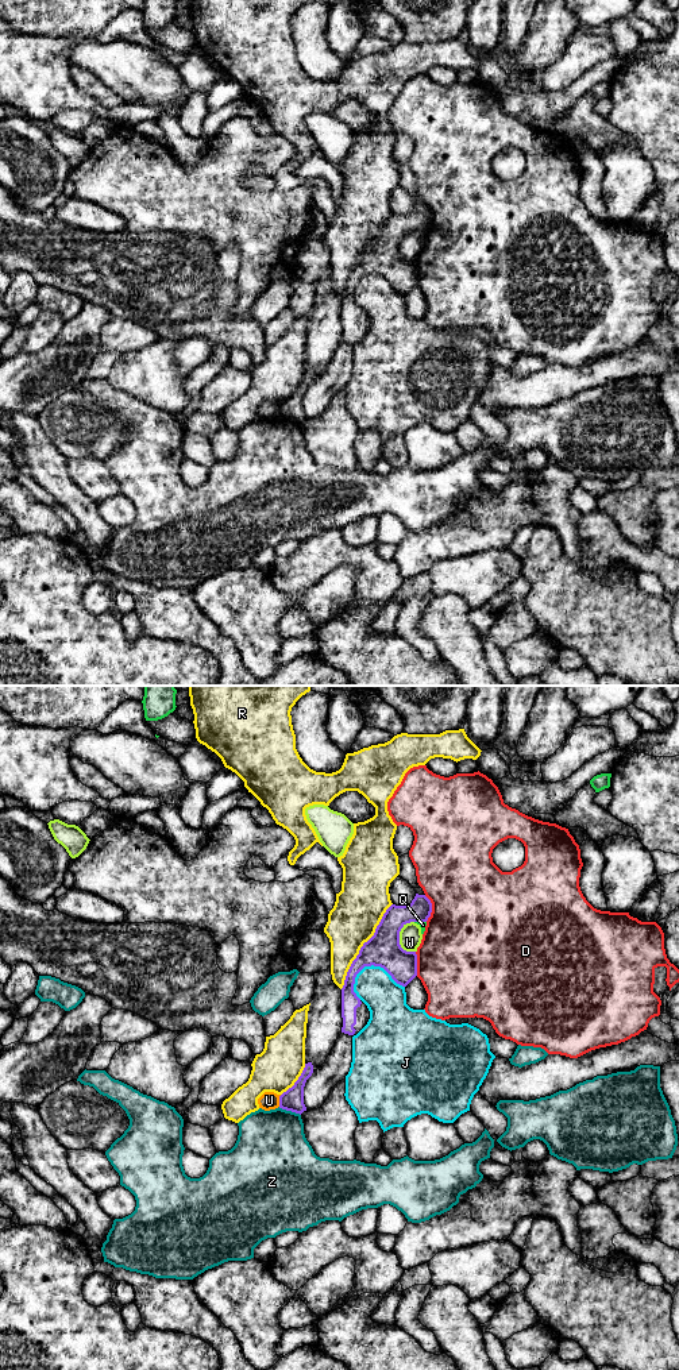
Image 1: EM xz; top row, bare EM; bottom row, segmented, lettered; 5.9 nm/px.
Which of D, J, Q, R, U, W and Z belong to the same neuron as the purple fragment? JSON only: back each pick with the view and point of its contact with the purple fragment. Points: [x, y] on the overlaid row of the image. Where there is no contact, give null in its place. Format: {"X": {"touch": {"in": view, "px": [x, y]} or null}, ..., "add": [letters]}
{"add": []}

